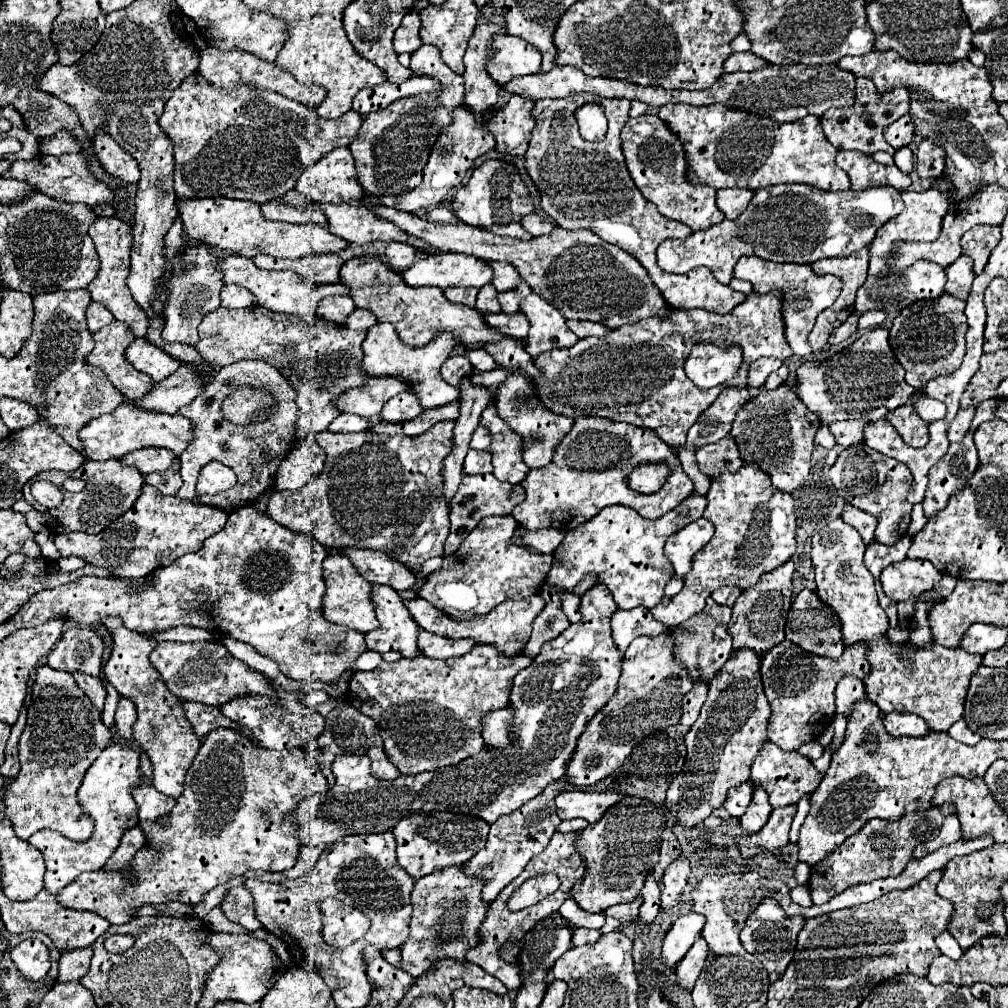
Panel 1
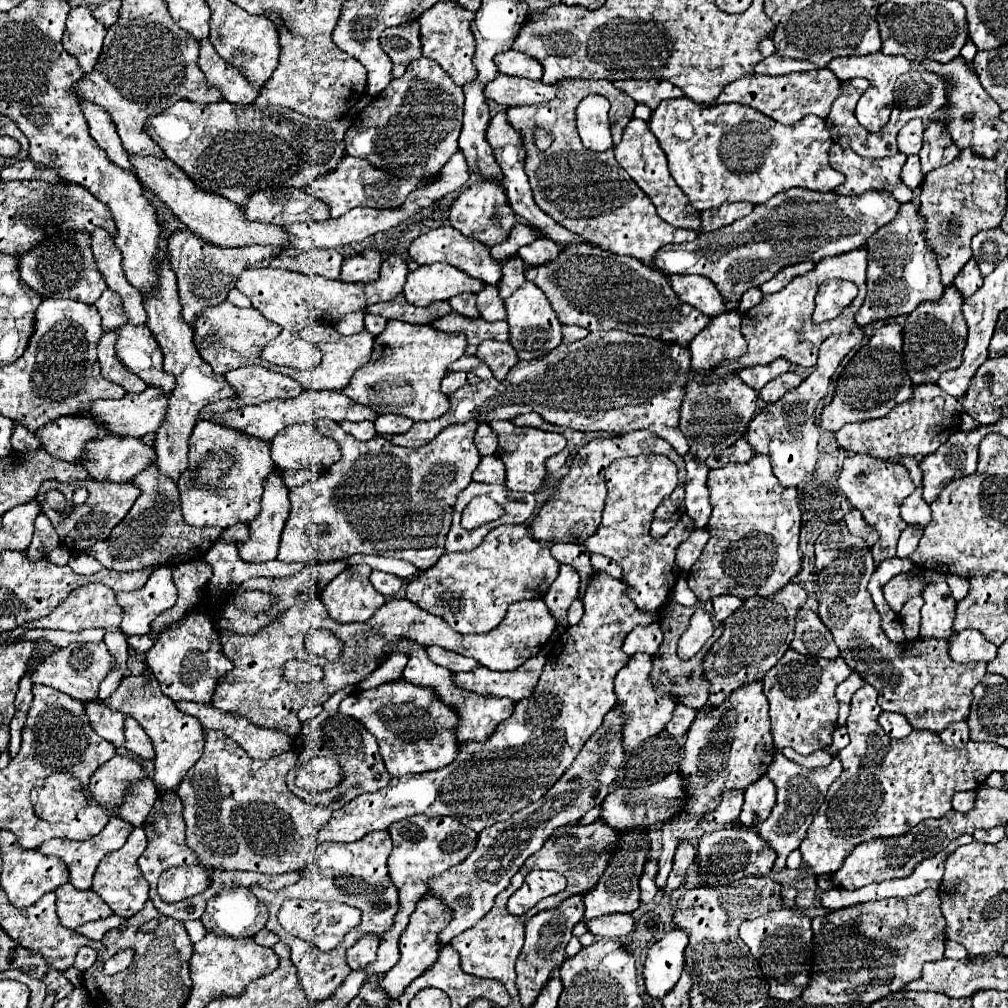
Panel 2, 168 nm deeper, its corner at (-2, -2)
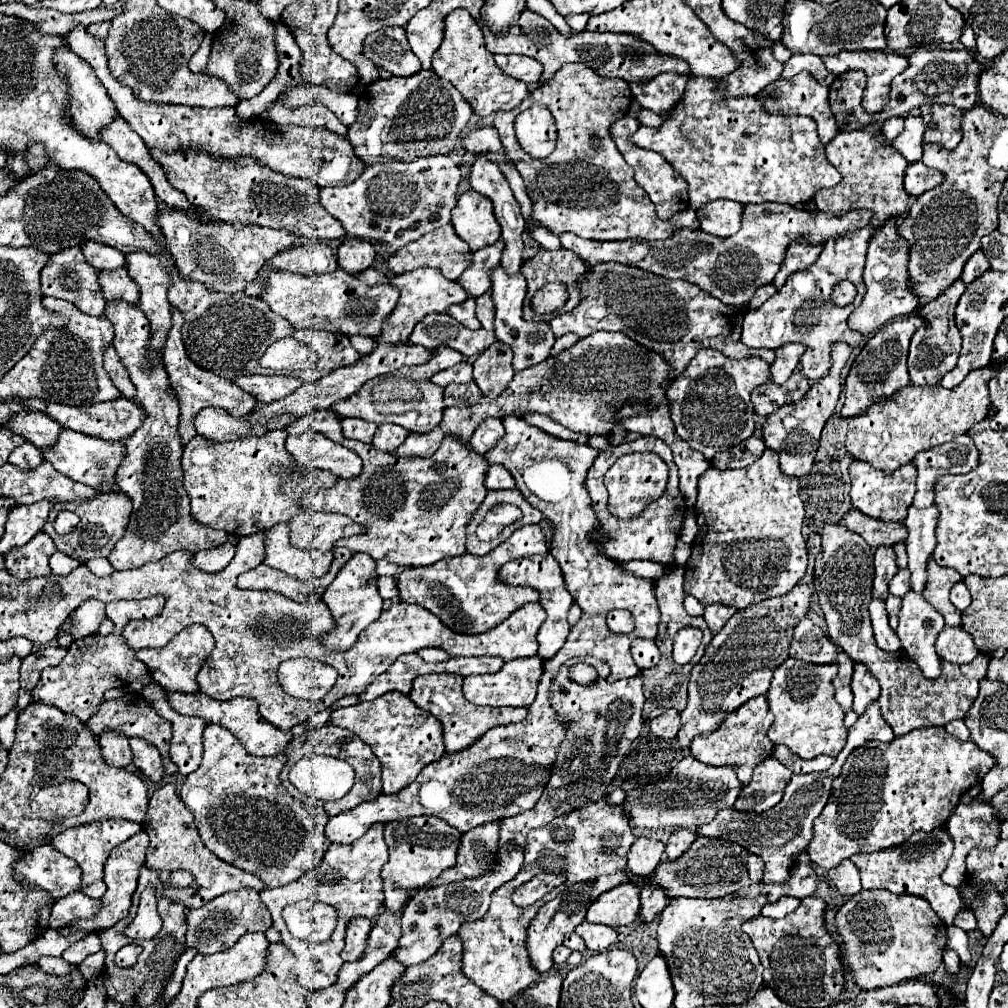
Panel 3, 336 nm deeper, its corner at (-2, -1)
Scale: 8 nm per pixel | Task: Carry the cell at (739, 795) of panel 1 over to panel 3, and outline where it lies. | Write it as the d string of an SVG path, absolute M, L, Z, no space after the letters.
M687 755L679 761L679 765L657 783L649 783L647 787L639 787L627 793L623 803L625 811L631 817L631 825L643 829L697 829L703 823L713 821L715 813L727 807L733 807L735 799L739 797L743 783L737 779L729 765L713 767L697 761L693 755Z

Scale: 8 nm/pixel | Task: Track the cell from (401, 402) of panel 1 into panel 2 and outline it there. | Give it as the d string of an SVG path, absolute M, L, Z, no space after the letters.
M381 414L375 420L375 428L379 436L389 438L391 434L403 434L411 428L413 420L411 418L401 418L401 414Z

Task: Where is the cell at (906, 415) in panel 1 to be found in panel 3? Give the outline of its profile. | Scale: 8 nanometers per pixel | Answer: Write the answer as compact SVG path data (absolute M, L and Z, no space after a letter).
M995 365L977 369L969 373L957 389L945 389L941 385L901 387L893 397L889 397L889 401L879 401L861 417L849 419L849 433L845 441L847 451L857 461L867 461L883 473L893 473L901 465L911 463L919 451L943 445L983 421L991 405L987 383L995 371Z

